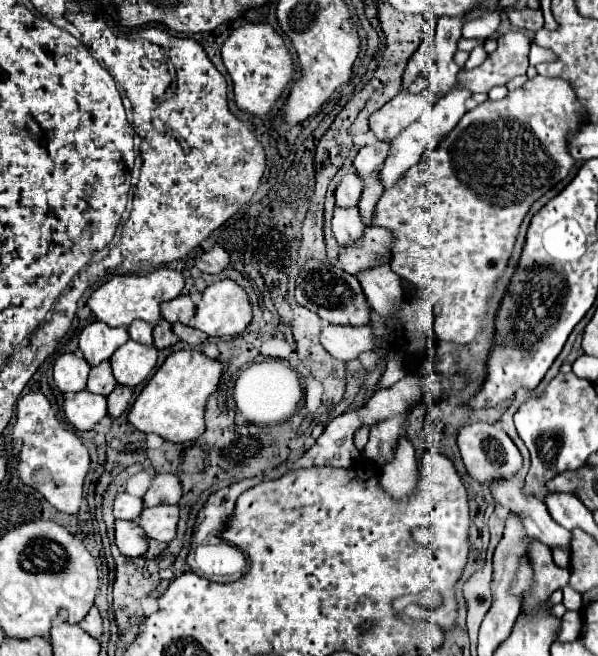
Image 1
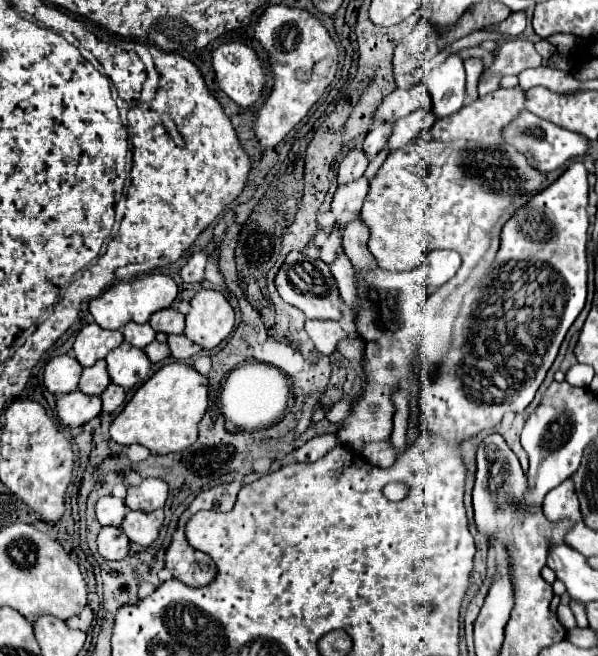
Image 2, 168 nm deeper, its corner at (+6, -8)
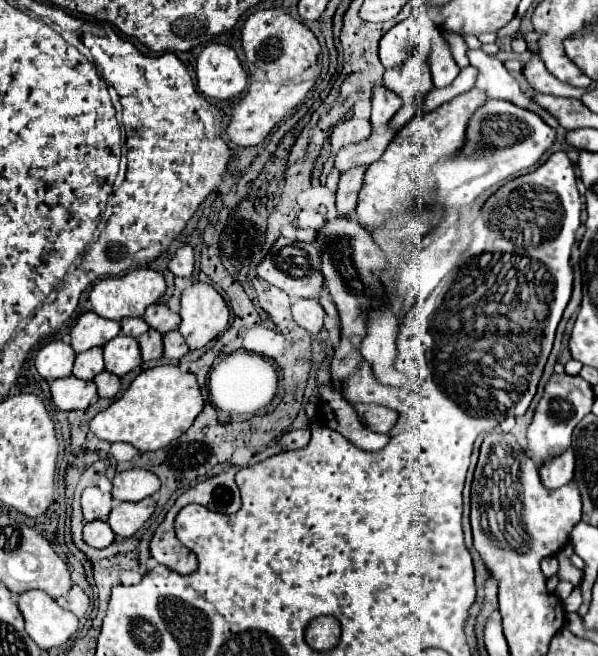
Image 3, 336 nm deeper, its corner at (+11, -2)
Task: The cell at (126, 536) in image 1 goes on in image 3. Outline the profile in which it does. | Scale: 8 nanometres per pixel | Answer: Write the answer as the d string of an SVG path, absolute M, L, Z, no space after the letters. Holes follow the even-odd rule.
M90 521L84 525L84 541L94 549L106 549L114 543L114 531L108 527L108 521Z

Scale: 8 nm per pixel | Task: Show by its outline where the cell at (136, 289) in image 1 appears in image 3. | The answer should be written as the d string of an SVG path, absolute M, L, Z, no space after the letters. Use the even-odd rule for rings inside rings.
M134 269L122 277L108 277L98 281L90 291L90 301L94 313L98 313L104 319L120 321L124 317L142 317L144 309L148 305L154 305L164 293L166 293L166 281L162 273L152 269Z

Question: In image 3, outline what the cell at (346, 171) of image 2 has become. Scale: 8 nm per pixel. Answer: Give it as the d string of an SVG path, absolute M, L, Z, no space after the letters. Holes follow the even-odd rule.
M348 119L334 127L330 143L332 143L332 149L344 149L350 143L362 143L364 139L368 139L370 133L372 133L372 127L368 119Z

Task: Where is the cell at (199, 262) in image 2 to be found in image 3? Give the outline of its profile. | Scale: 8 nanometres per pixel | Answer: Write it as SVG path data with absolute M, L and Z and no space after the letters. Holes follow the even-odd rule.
M184 245L176 251L176 255L170 261L170 271L176 277L192 277L192 273L194 273L194 249L190 245Z

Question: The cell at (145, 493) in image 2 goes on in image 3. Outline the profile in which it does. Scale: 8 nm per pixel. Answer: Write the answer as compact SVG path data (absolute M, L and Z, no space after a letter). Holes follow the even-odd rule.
M146 469L122 471L112 481L112 497L118 501L142 501L160 489L160 479Z

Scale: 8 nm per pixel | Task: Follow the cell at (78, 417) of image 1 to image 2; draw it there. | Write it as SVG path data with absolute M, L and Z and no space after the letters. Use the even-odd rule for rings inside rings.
M79 389L57 397L57 415L67 427L81 427L101 413L101 397L85 395Z

